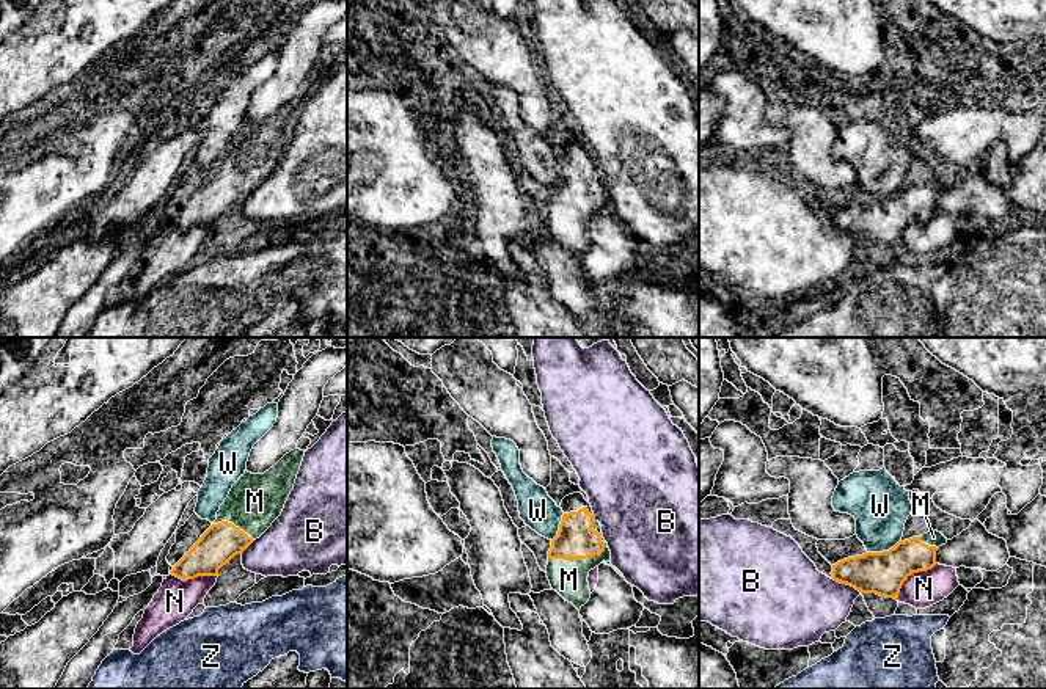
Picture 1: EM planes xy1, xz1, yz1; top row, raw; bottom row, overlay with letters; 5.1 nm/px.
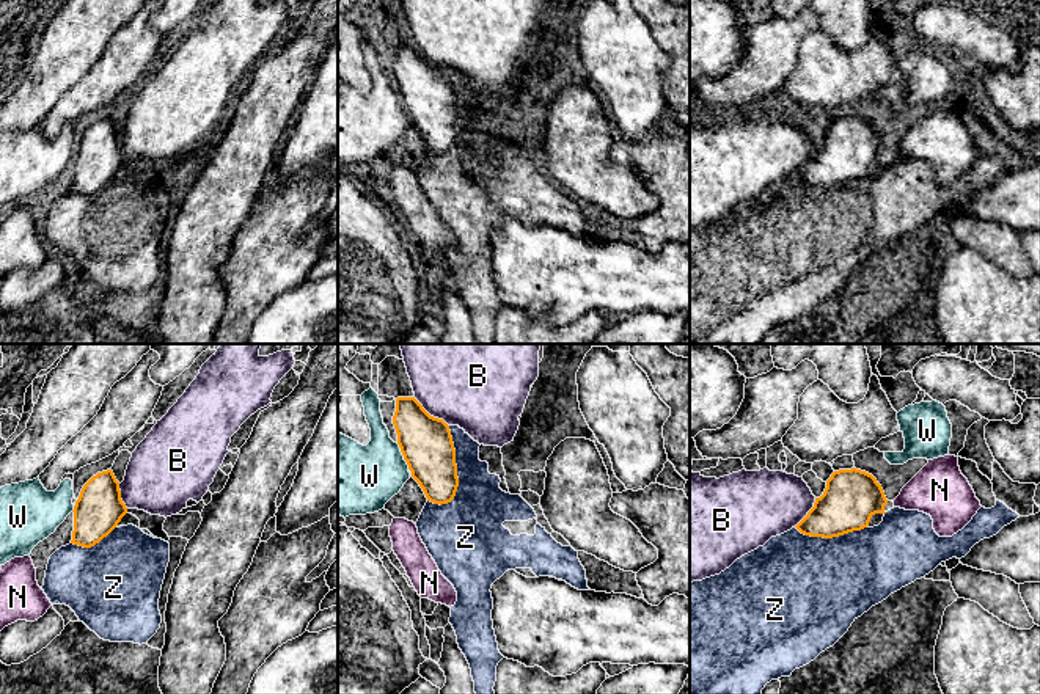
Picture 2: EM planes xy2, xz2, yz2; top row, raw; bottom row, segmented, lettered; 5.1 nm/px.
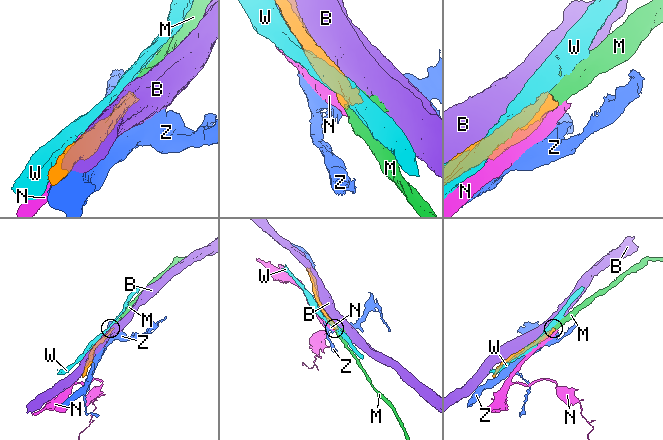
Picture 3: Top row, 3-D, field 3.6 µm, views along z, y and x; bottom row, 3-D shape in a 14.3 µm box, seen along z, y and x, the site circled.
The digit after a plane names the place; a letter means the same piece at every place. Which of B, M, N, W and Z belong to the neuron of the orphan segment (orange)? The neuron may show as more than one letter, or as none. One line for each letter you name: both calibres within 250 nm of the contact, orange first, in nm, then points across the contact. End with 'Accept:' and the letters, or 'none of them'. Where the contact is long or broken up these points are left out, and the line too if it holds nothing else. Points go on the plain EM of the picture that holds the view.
M: 200/180 nm | across xz1 (575, 187), (589, 204), (569, 228)
Accept: M

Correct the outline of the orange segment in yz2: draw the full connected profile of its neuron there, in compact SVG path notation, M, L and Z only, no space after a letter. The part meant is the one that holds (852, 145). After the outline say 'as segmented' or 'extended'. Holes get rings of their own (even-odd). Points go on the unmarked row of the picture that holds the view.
M856 116L839 118L795 176L811 185L839 185L867 176L875 162L886 162L886 152L884 140L872 122Z; as segmented

